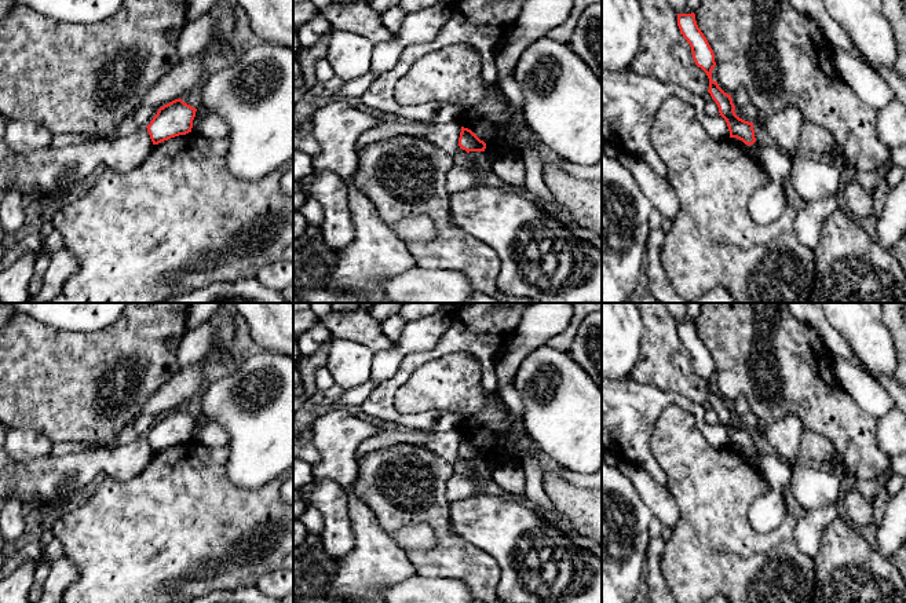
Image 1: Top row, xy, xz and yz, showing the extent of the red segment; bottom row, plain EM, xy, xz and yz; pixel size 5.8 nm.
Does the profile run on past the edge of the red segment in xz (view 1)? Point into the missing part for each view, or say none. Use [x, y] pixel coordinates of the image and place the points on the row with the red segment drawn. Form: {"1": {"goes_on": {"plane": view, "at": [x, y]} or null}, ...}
{"1": {"goes_on": null}}

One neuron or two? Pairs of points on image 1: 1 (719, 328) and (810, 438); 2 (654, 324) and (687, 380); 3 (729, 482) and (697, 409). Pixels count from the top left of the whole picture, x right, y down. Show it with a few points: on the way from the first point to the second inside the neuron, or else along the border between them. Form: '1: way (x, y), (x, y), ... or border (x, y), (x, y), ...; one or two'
1: border (804, 430), (813, 430), (826, 437), (833, 446); two
2: way (660, 337), (661, 354), (673, 366); one
3: border (694, 420), (700, 432), (715, 448), (729, 446); two

